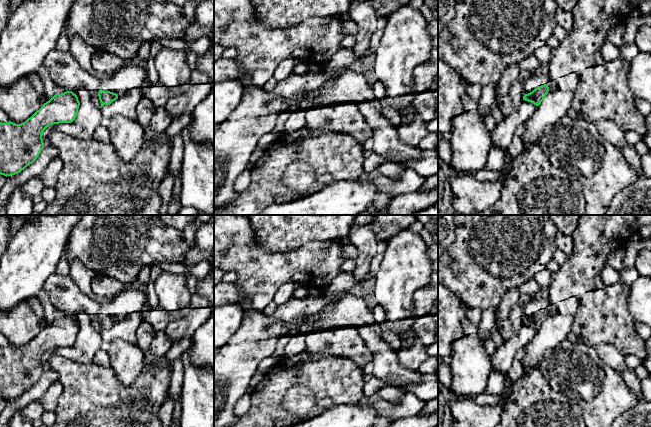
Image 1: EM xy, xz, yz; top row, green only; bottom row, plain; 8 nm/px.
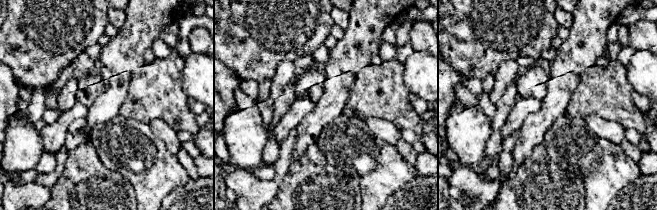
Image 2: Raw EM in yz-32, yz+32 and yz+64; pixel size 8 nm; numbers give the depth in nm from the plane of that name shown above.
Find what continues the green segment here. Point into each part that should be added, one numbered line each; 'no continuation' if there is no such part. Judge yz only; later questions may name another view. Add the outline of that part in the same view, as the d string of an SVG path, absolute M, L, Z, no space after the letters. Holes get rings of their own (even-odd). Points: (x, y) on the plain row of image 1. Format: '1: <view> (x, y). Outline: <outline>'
1: yz (537, 302). Outline: M540 294L535 295L531 298L529 302L523 305L523 317L528 318L532 316L535 312L538 310L548 308L549 306L549 300L543 298Z

